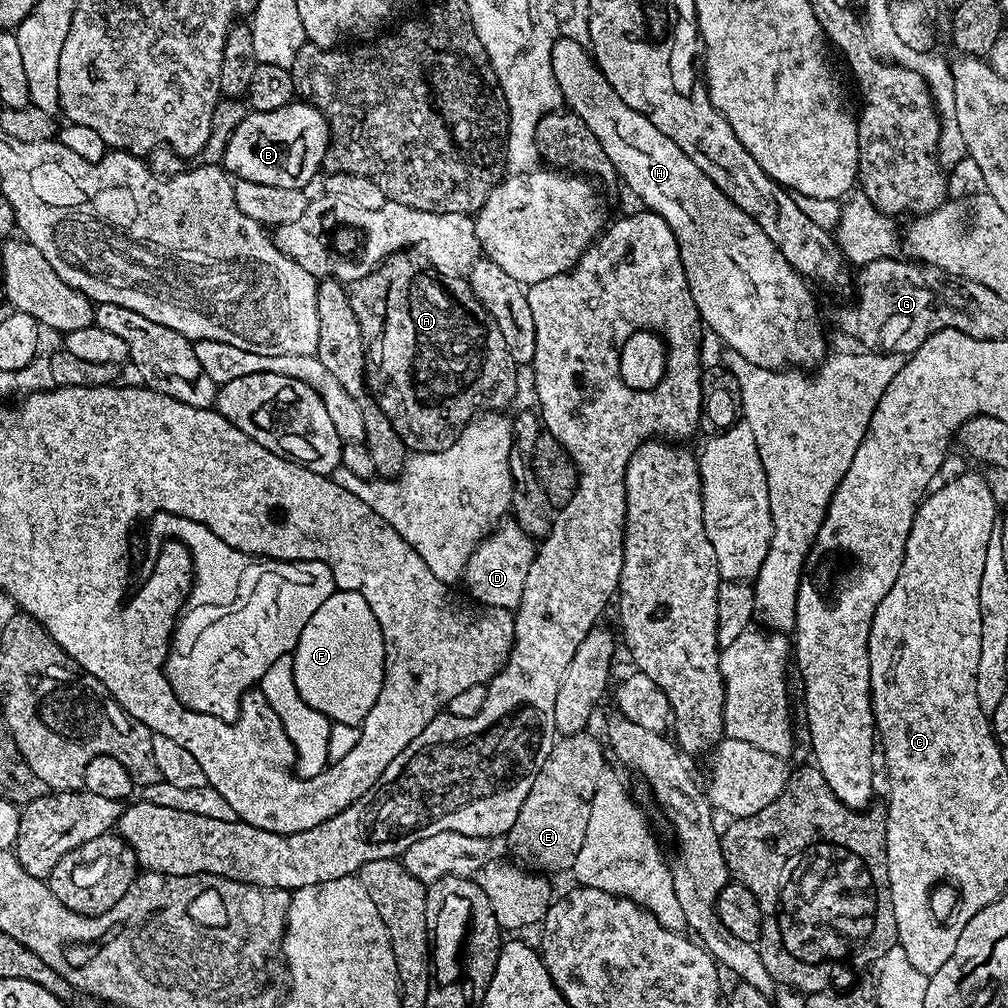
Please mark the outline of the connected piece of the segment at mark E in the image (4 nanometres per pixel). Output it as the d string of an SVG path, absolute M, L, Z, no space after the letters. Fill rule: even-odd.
M585 730L557 739L538 777L534 778L514 824L505 835L504 842L507 842L511 854L516 856L514 858L533 868L535 873L571 871L585 841L593 796L601 774L606 770L605 747L590 733Z

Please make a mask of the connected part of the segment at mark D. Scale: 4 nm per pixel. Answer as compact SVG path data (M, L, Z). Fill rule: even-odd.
M515 522L501 523L480 541L480 545L466 562L462 584L468 587L467 595L477 605L485 608L519 608L522 590L526 586L526 574L530 574L537 547L537 541L528 536L526 530L522 530Z

